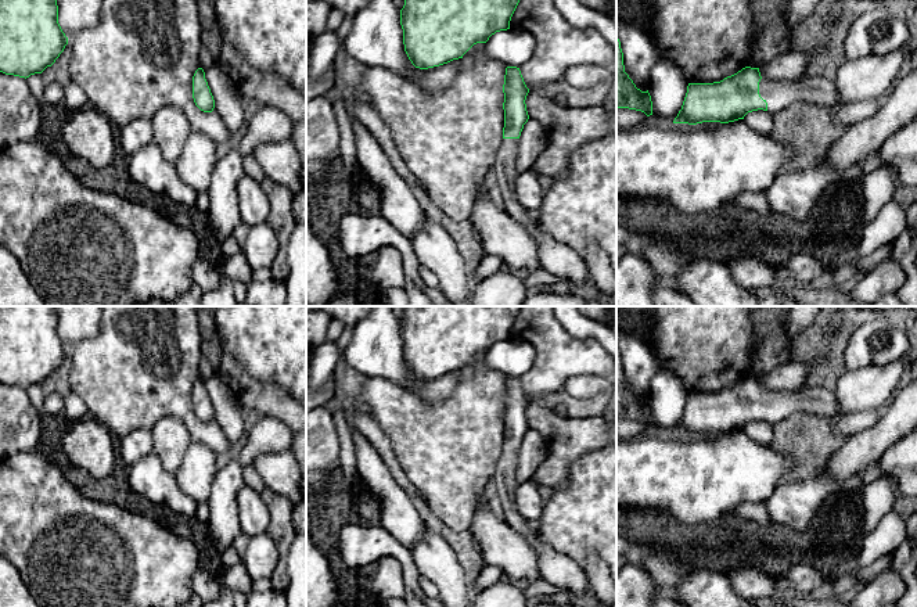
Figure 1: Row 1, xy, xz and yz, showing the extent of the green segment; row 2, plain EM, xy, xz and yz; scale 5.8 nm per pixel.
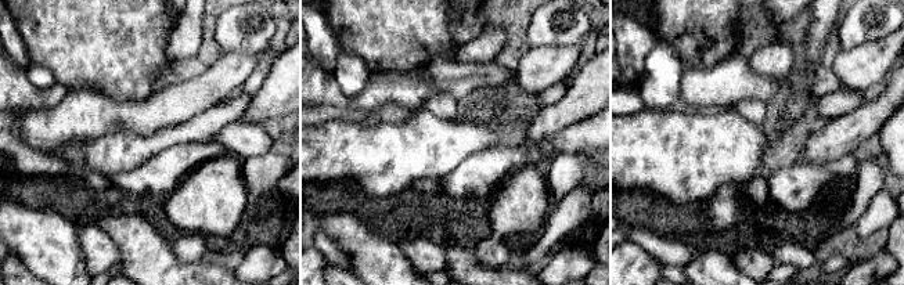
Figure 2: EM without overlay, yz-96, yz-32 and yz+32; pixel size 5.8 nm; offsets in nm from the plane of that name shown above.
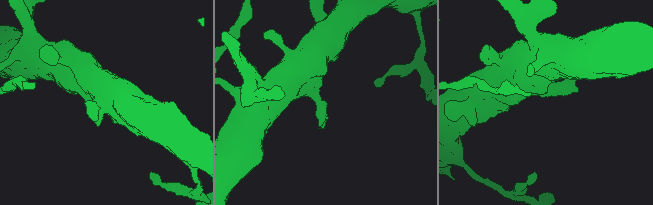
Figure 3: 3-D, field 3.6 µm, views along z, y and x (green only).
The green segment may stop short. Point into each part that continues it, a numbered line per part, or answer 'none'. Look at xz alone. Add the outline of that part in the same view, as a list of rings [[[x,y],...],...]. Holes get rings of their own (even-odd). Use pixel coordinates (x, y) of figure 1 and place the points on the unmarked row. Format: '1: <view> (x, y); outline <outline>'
1: xz (560, 570); outline [[[503,449],[492,481],[496,484],[504,518],[535,550],[543,579],[560,590],[586,595],[590,589],[585,570],[571,557],[542,543],[537,531],[517,510],[515,478],[518,449]]]

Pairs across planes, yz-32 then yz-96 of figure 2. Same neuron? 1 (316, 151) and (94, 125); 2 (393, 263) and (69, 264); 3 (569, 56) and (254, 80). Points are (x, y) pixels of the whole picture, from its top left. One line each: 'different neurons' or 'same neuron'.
1: different neurons
2: same neuron
3: different neurons

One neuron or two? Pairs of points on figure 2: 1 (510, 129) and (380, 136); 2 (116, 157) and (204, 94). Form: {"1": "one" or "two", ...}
{"1": "one", "2": "two"}

